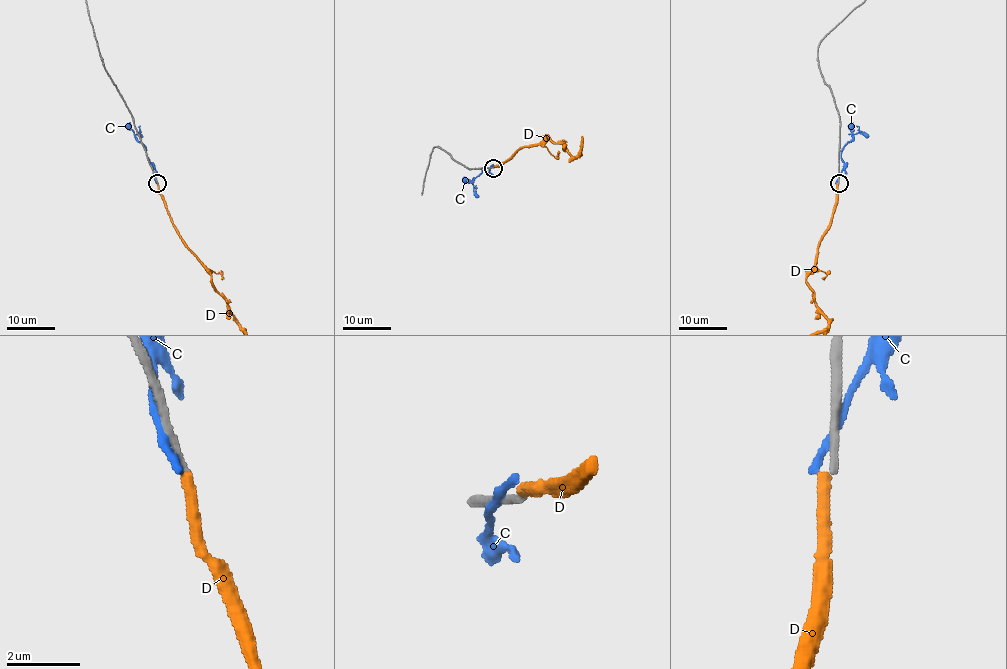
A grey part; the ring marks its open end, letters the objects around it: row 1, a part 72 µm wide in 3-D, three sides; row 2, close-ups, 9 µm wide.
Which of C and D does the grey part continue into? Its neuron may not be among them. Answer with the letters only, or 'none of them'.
none of them

